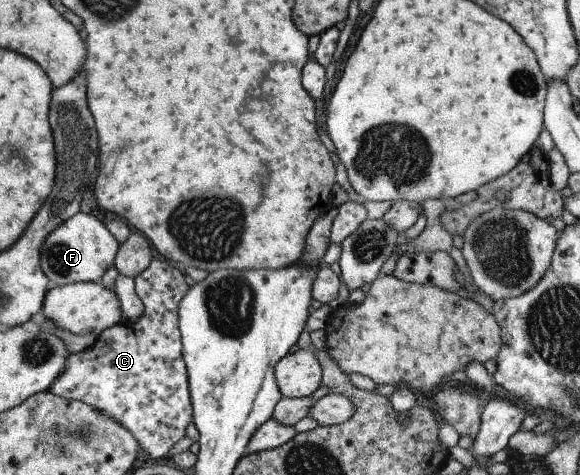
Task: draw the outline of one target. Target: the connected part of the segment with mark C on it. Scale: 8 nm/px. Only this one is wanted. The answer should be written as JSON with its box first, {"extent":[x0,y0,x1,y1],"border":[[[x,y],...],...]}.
{"extent":[47,258,192,459],"border":[[[152,258],[148,267],[145,267],[144,271],[141,271],[138,275],[136,275],[136,277],[133,277],[136,295],[140,298],[143,305],[142,315],[136,319],[135,322],[122,323],[122,321],[119,321],[117,324],[107,327],[106,330],[102,330],[95,337],[95,340],[90,346],[79,352],[68,354],[64,362],[63,372],[57,375],[57,378],[52,381],[51,386],[47,389],[48,392],[54,394],[55,396],[60,396],[61,398],[66,398],[67,400],[78,400],[84,402],[91,408],[107,414],[107,416],[112,420],[116,420],[116,422],[120,423],[121,426],[124,426],[130,432],[130,435],[132,435],[132,437],[136,440],[138,447],[140,447],[140,449],[142,449],[142,451],[144,451],[144,453],[149,455],[152,459],[158,459],[158,457],[164,457],[164,455],[167,455],[168,450],[174,445],[174,443],[185,436],[186,426],[192,423],[191,403],[187,384],[187,371],[182,357],[181,335],[179,334],[179,327],[177,326],[177,307],[179,301],[189,290],[189,286],[184,282],[185,278],[186,276],[176,269],[176,267],[172,267],[168,261],[164,261],[164,259]]]}

